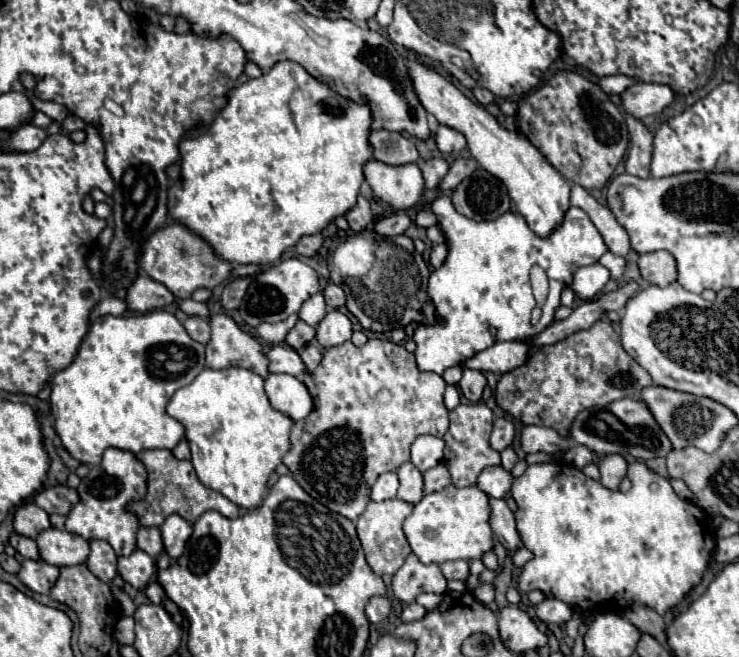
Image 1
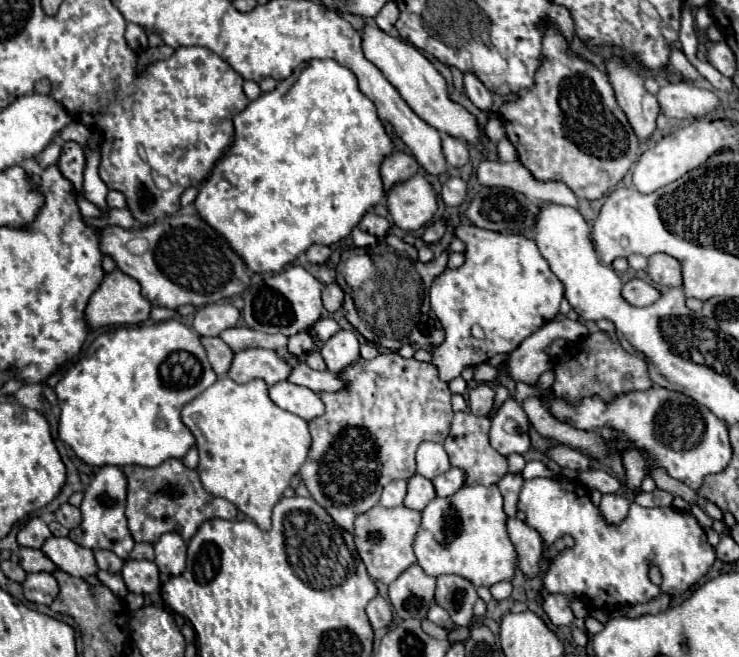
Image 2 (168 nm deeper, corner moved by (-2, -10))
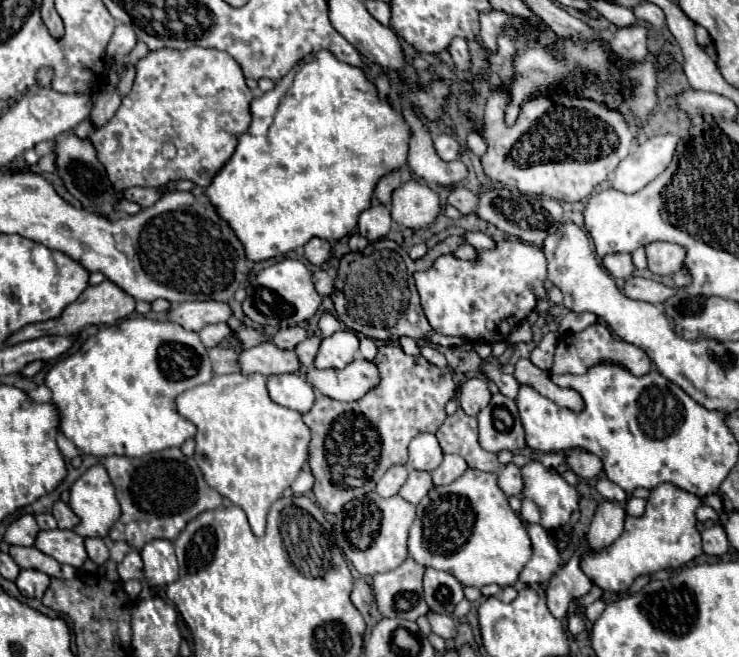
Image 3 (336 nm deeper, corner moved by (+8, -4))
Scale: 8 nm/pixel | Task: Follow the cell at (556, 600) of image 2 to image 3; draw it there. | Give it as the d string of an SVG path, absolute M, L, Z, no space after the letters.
M583 542L579 546L579 550L573 554L573 558L555 574L555 578L547 584L545 596L547 596L547 606L551 610L551 614L559 620L565 618L567 614L567 606L573 598L577 596L585 596L591 590L591 580L583 574L583 570L579 568L579 554L587 548L587 544Z

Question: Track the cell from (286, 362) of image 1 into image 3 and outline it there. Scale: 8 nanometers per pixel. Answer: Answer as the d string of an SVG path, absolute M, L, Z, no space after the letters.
M363 358L353 360L343 370L309 368L305 378L313 384L313 388L321 390L321 394L339 402L355 402L379 384L379 372L375 362Z

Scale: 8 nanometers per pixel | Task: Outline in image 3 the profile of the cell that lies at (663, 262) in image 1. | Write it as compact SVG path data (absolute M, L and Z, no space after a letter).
M651 242L645 246L647 250L647 260L649 260L649 270L653 274L675 274L677 270L683 268L685 260L685 248L671 244L671 242Z

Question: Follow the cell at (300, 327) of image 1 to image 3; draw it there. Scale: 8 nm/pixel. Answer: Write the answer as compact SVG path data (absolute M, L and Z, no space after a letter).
M293 326L293 328L281 328L275 336L273 336L273 342L277 348L283 348L283 350L293 350L299 342L303 342L307 338L307 332L299 326Z

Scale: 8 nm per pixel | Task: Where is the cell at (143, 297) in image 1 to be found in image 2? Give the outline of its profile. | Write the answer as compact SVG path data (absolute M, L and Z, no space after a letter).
M117 268L113 272L105 274L103 282L93 292L93 296L87 304L87 310L85 310L89 328L99 328L99 326L109 326L109 324L141 324L149 318L149 314L151 314L151 304L141 296L139 282L135 278L123 274Z

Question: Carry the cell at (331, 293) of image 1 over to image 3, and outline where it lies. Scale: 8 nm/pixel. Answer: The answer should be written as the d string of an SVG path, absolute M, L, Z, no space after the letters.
M315 270L313 272L313 284L321 296L327 296L333 292L333 278L325 270Z

